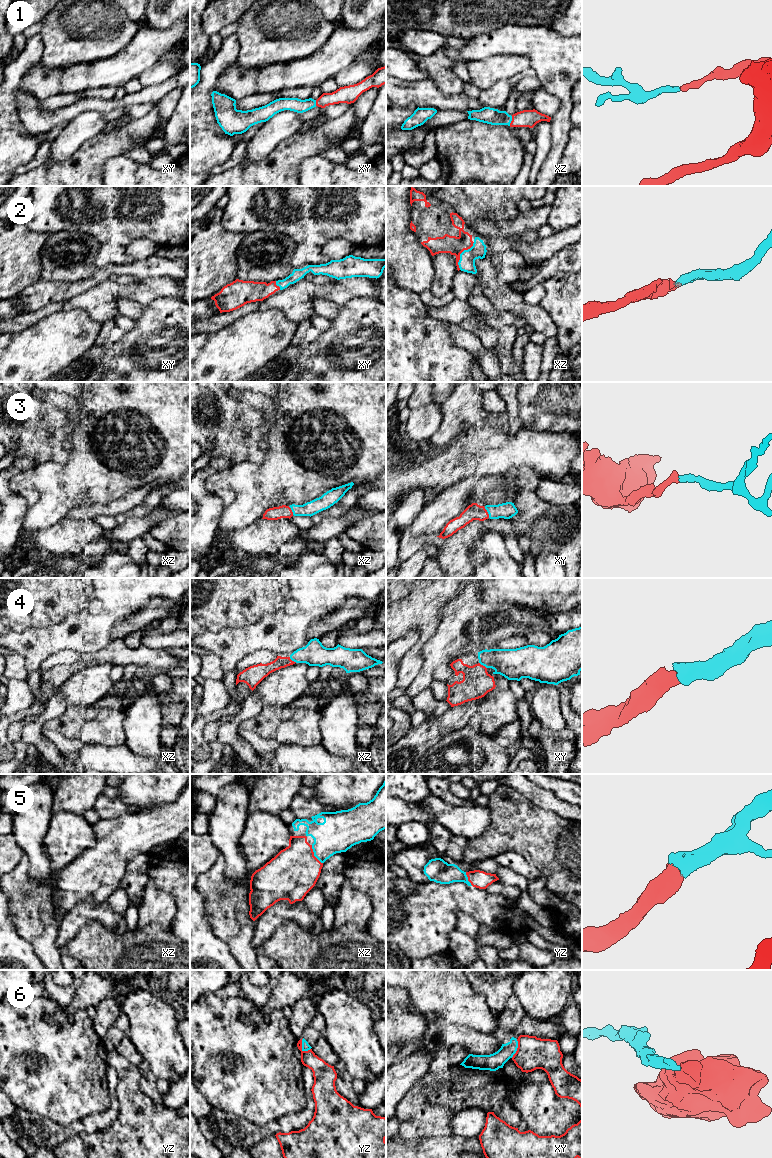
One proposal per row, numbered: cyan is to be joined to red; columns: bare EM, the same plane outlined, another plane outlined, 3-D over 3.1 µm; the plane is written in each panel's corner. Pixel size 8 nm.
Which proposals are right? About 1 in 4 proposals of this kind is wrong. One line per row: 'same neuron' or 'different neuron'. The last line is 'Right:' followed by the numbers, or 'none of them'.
1: same neuron
2: same neuron
3: same neuron
4: same neuron
5: same neuron
6: different neuron
Right: 1, 2, 3, 4, 5

